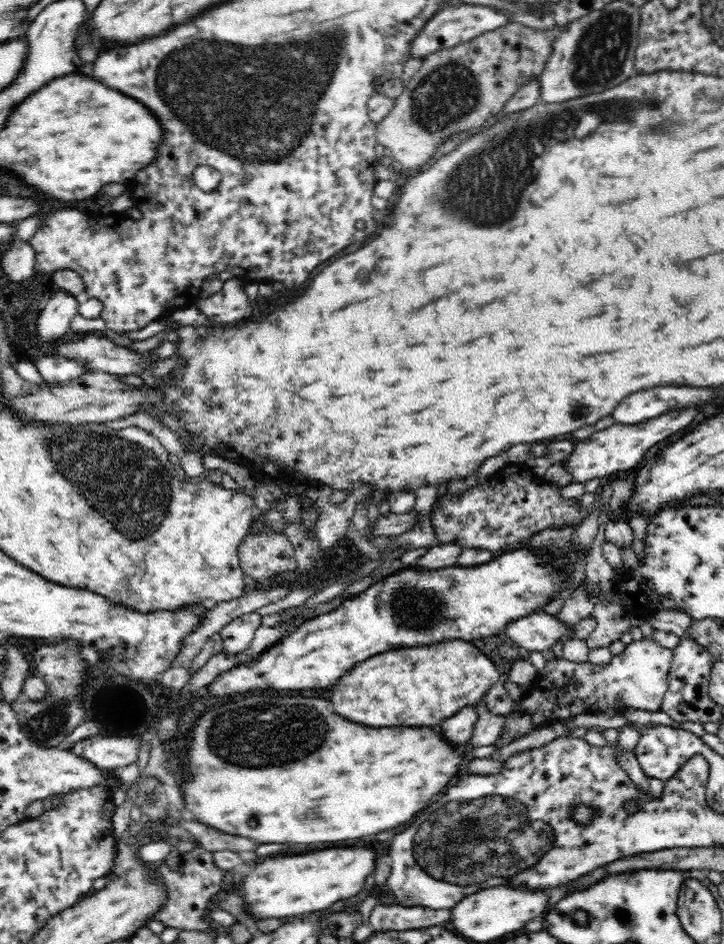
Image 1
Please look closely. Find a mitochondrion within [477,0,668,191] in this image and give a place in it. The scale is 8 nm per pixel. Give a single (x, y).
(601, 53)

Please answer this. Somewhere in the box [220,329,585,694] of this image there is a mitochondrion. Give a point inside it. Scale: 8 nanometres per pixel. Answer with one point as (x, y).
(419, 610)

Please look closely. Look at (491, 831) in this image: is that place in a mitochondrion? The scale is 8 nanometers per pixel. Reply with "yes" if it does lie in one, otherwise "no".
yes

